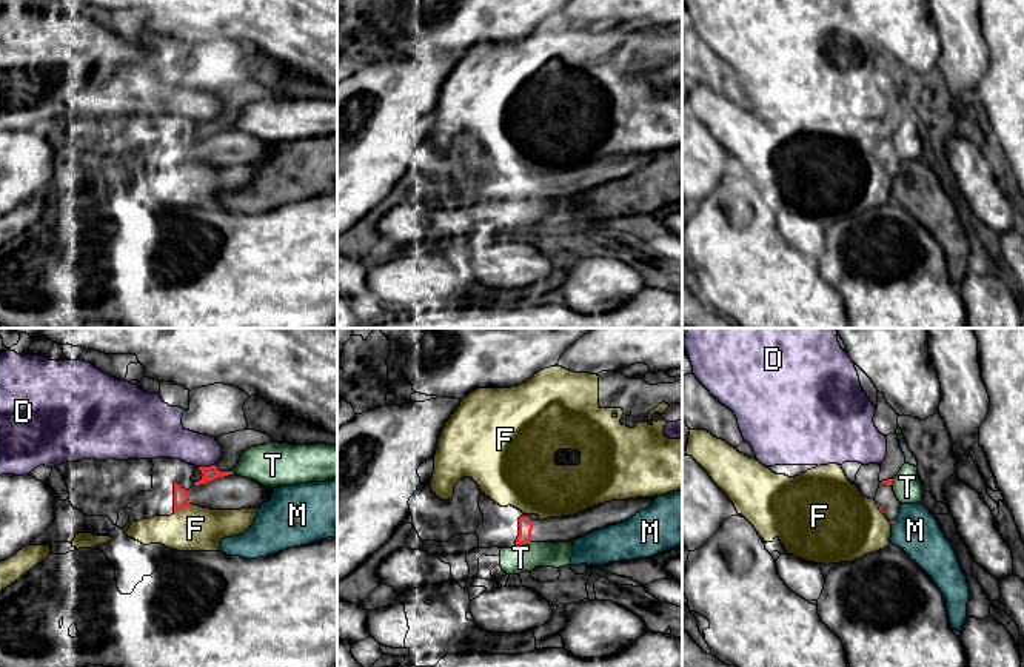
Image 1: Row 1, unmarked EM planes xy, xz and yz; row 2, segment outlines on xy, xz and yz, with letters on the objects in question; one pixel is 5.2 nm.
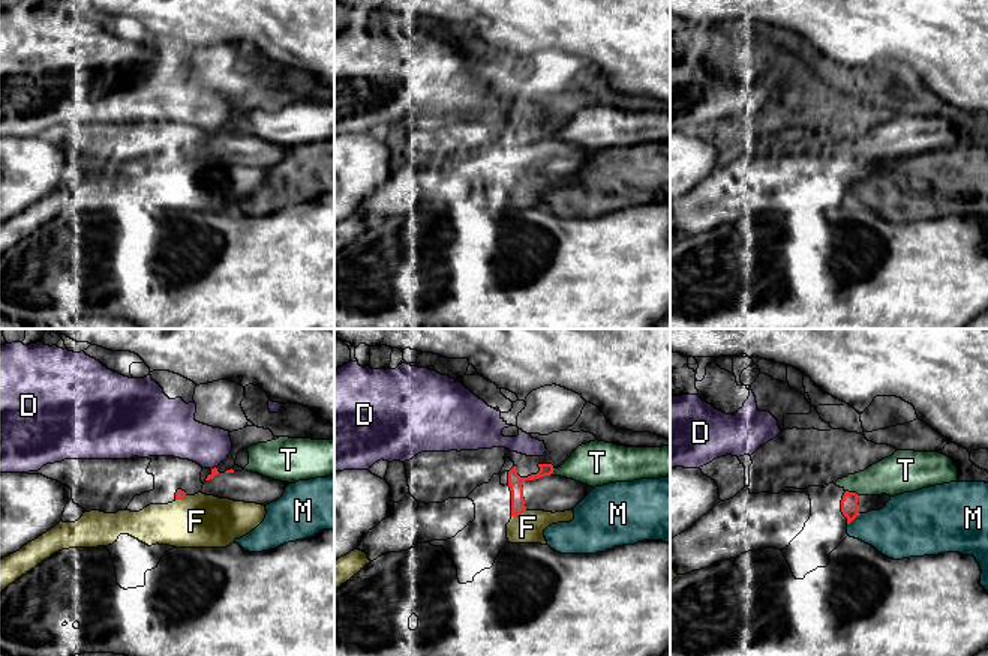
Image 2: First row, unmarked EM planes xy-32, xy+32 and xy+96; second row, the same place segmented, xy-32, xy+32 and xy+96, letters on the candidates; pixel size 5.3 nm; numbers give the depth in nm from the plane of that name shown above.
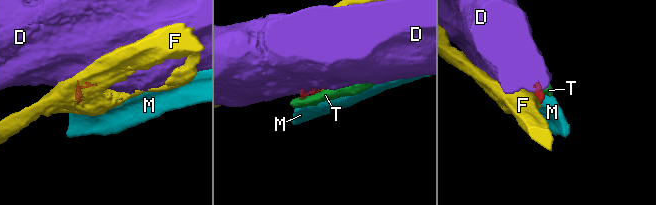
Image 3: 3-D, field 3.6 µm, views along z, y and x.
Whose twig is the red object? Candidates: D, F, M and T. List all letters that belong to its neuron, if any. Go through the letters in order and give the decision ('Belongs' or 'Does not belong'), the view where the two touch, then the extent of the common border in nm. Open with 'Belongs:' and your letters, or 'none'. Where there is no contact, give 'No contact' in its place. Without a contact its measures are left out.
Belongs: none
D: Does not belong. Touches red in xy. Shared border 90 nm
F: Does not belong. Touches red in xy. Shared border 100 nm
M: Does not belong. No contact
T: Does not belong. Touches red in xz. Shared border 80 nm

